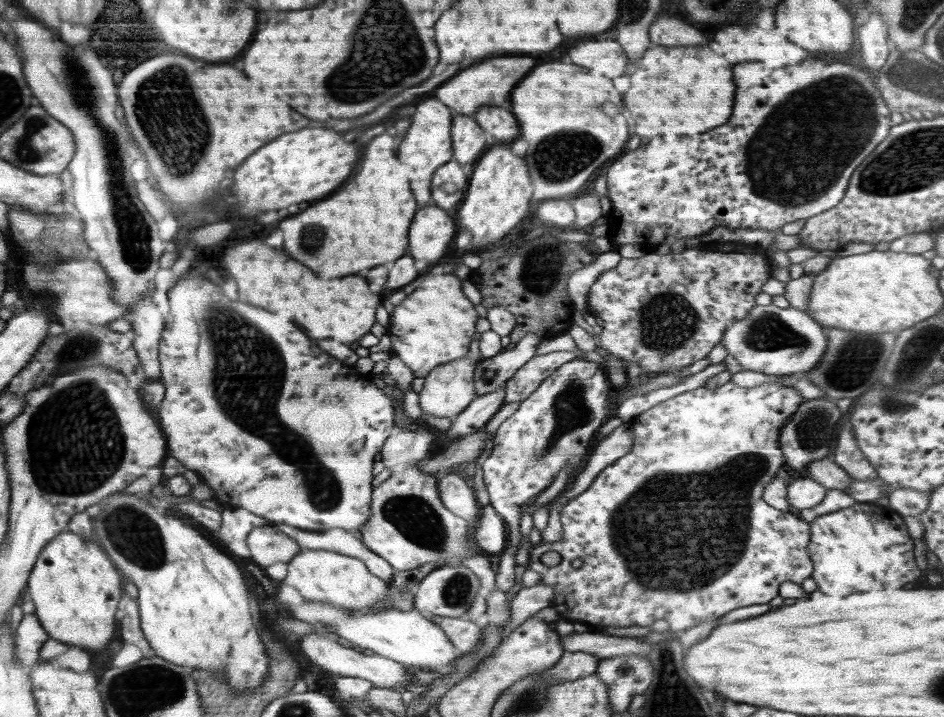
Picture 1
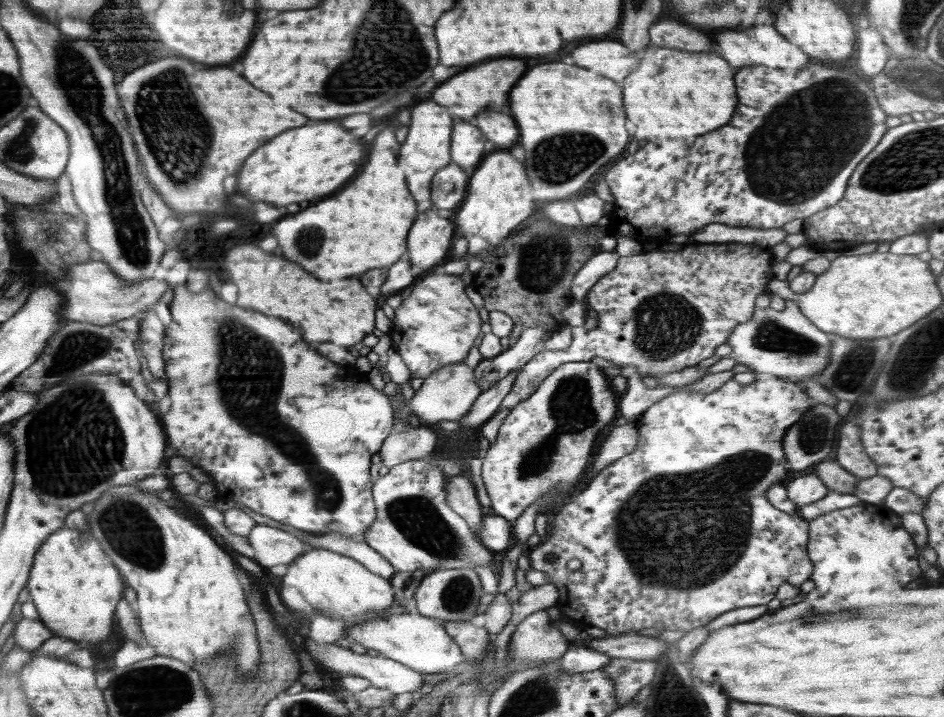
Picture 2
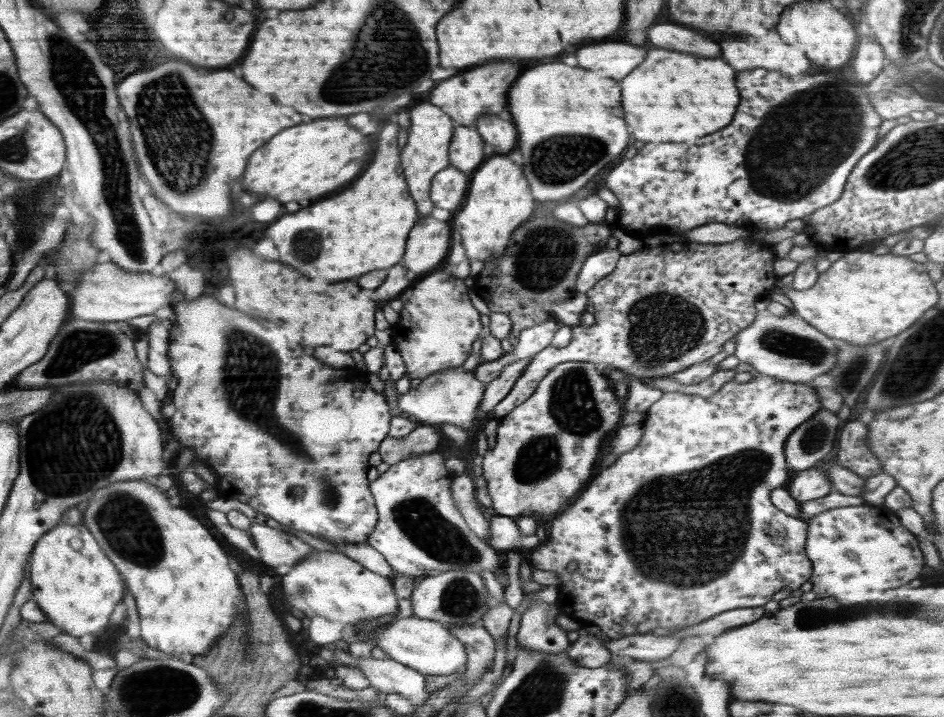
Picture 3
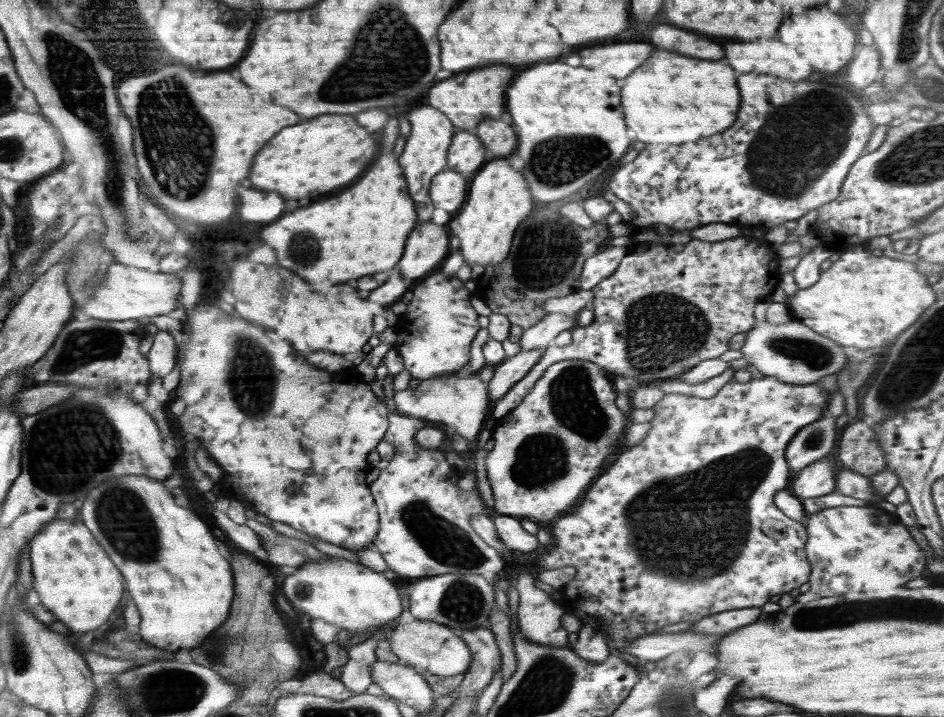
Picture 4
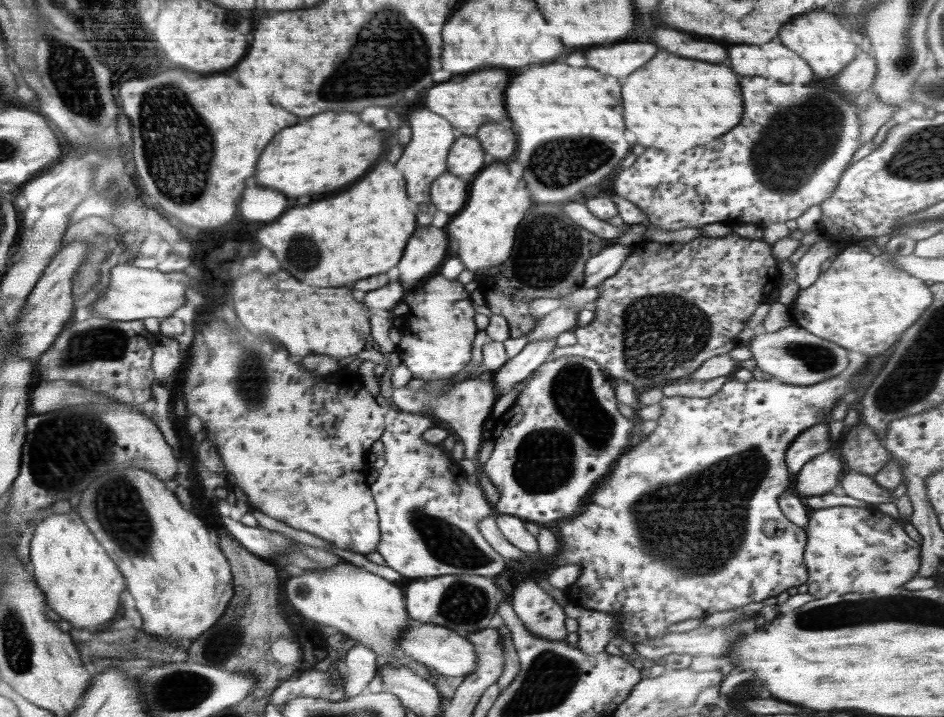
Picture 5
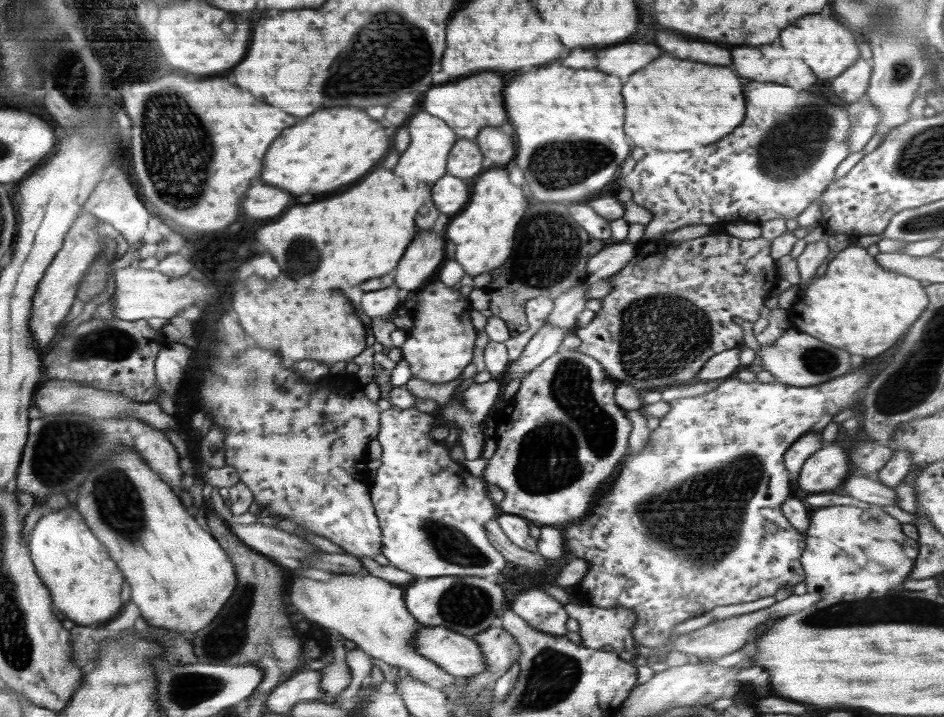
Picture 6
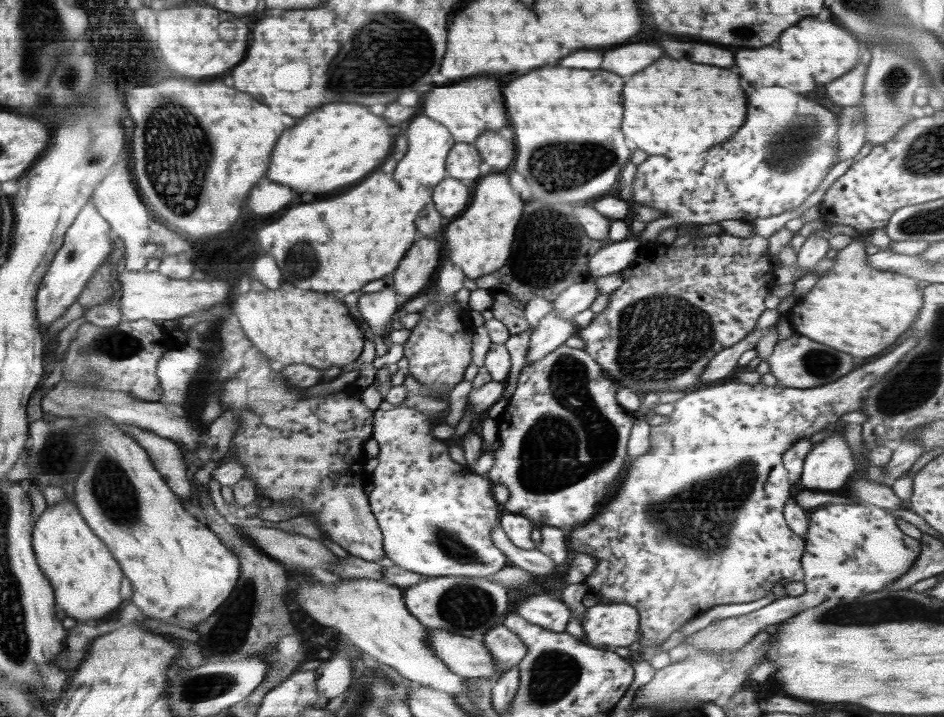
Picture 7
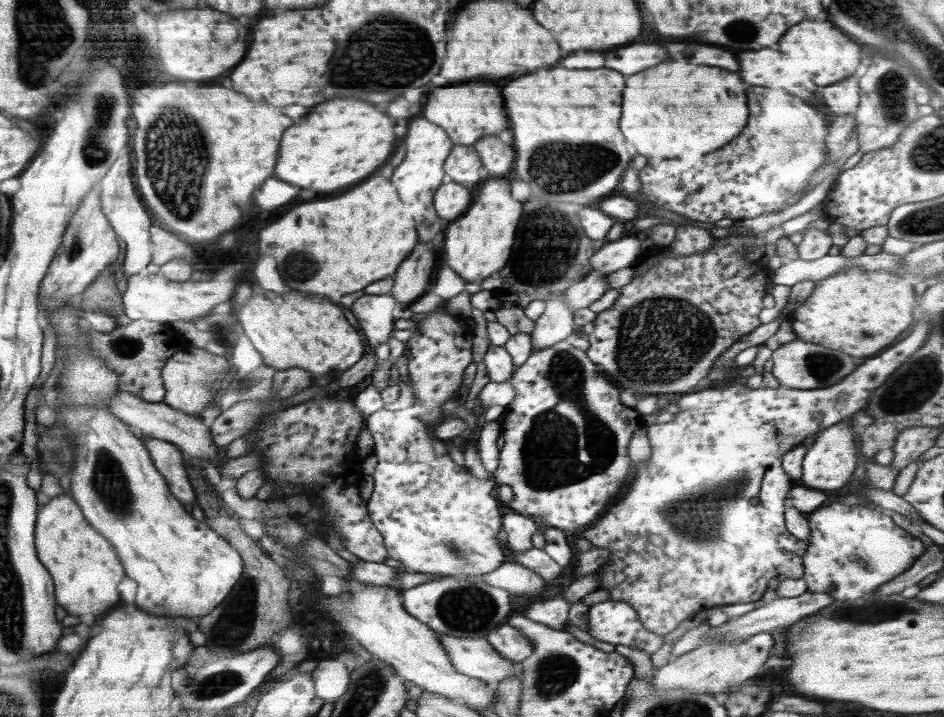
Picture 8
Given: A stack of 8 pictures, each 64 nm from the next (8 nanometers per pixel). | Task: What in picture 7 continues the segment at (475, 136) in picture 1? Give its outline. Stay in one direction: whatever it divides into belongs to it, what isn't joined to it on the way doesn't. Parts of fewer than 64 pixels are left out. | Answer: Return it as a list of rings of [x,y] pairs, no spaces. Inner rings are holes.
[[[458,142],[446,159],[447,176],[462,182],[474,182],[484,172],[483,158],[472,143]]]

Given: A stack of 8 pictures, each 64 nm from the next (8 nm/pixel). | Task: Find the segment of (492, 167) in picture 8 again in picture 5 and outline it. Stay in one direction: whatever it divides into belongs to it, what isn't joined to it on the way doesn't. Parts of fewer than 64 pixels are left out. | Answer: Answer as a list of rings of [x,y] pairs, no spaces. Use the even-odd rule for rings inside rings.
[[[508,122],[486,123],[476,132],[476,138],[486,154],[486,164],[502,162],[516,150],[516,136]]]

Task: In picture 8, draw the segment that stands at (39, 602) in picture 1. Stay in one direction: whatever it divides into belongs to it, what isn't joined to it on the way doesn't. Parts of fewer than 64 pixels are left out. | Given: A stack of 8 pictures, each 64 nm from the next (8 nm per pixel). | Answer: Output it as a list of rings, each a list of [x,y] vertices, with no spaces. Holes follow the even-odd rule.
[[[66,492],[44,503],[37,522],[38,555],[42,565],[50,568],[50,577],[54,578],[58,606],[68,615],[103,617],[108,614],[108,608],[116,606],[120,600],[116,586],[124,578],[124,570],[112,544],[90,526],[81,505],[76,502]]]

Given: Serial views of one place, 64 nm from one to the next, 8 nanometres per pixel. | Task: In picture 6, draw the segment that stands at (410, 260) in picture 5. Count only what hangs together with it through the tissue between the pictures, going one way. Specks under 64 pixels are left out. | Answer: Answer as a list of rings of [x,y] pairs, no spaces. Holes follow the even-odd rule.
[[[420,230],[406,248],[396,270],[396,286],[414,292],[436,272],[444,258],[444,238],[434,230]]]

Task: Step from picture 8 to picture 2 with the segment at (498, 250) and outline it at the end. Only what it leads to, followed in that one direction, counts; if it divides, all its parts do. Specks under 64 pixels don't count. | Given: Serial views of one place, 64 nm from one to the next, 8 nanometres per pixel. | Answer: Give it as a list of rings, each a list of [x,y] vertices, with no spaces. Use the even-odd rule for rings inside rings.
[[[508,152],[485,155],[478,168],[474,168],[472,178],[469,177],[467,192],[462,208],[456,214],[455,235],[468,240],[468,257],[474,258],[476,254],[488,252],[492,246],[498,246],[510,230],[526,220],[534,210],[533,190],[526,178],[526,170]]]

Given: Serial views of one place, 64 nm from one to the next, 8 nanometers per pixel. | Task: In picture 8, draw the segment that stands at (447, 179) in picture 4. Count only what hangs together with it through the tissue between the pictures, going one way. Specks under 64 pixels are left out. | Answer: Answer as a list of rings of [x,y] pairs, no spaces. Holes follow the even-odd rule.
[[[457,182],[442,183],[434,195],[434,210],[440,218],[458,218],[470,204],[470,190]]]

